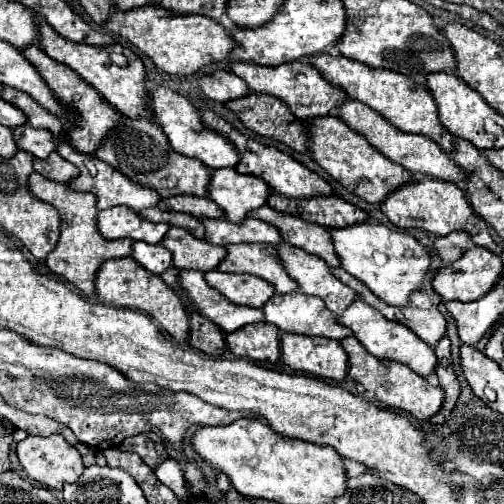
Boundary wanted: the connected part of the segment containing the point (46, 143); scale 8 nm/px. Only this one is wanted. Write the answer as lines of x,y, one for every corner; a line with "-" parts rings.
22,125
14,129
14,139
22,151
34,155
36,159
46,159
56,149
54,137
52,133
48,133
48,129
36,129
30,125

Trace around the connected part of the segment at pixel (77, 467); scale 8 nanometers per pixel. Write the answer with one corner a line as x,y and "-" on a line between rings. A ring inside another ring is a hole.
28,435
24,441
18,443
16,453
18,453
18,459
20,459
20,463
22,463
22,467
24,467
24,471
28,473
30,479
40,481
42,485
56,489
56,491
62,491
64,483
76,483
86,469
76,447
68,445
68,441
60,435
52,435
52,437
32,437
32,435

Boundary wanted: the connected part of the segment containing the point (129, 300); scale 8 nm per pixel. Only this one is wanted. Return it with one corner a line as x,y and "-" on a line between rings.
132,257
108,259
96,275
96,289
98,289
98,299
102,303
138,309
138,311
150,315
152,319
156,319
176,341
180,341
180,343
188,341
190,319
188,319
184,303
180,301
180,297
174,293
172,287
168,287
158,275
146,271
140,263
132,261

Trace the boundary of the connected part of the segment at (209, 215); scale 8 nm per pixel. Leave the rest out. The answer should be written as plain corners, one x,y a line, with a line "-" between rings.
180,195
180,197
168,197
160,203
162,209
172,209
180,213
190,213
194,217
204,219
224,219
224,211
208,197
196,197
196,195

